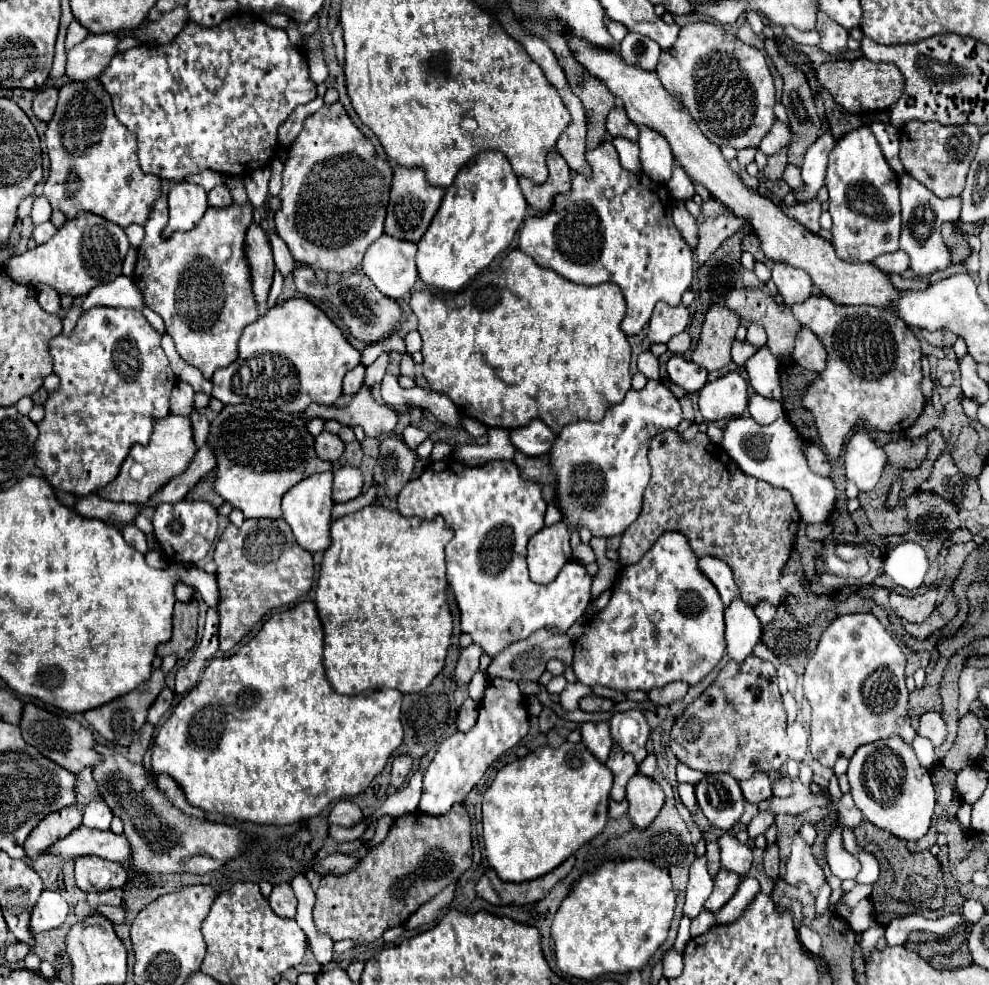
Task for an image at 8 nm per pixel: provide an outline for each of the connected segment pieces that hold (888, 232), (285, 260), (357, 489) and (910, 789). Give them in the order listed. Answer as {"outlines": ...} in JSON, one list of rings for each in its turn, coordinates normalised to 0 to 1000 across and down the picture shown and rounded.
{"outlines":[[[[877,128],[860,132],[846,142],[838,158],[834,189],[838,193],[838,217],[842,221],[842,250],[852,264],[883,266],[891,258],[909,254],[911,211],[907,179]]],[[[272,238],[272,244],[274,244],[274,250],[276,250],[280,274],[282,274],[286,280],[296,278],[296,274],[298,274],[298,264],[296,264],[296,260],[294,260],[290,248],[288,248],[280,238]]],[[[345,473],[339,479],[337,489],[337,508],[339,510],[353,510],[365,502],[367,495],[367,479],[357,473]]],[[[905,747],[871,757],[860,770],[856,790],[860,808],[877,835],[913,853],[929,853],[937,847],[945,820],[943,794],[939,784],[929,776],[923,759],[911,749]]]]}

